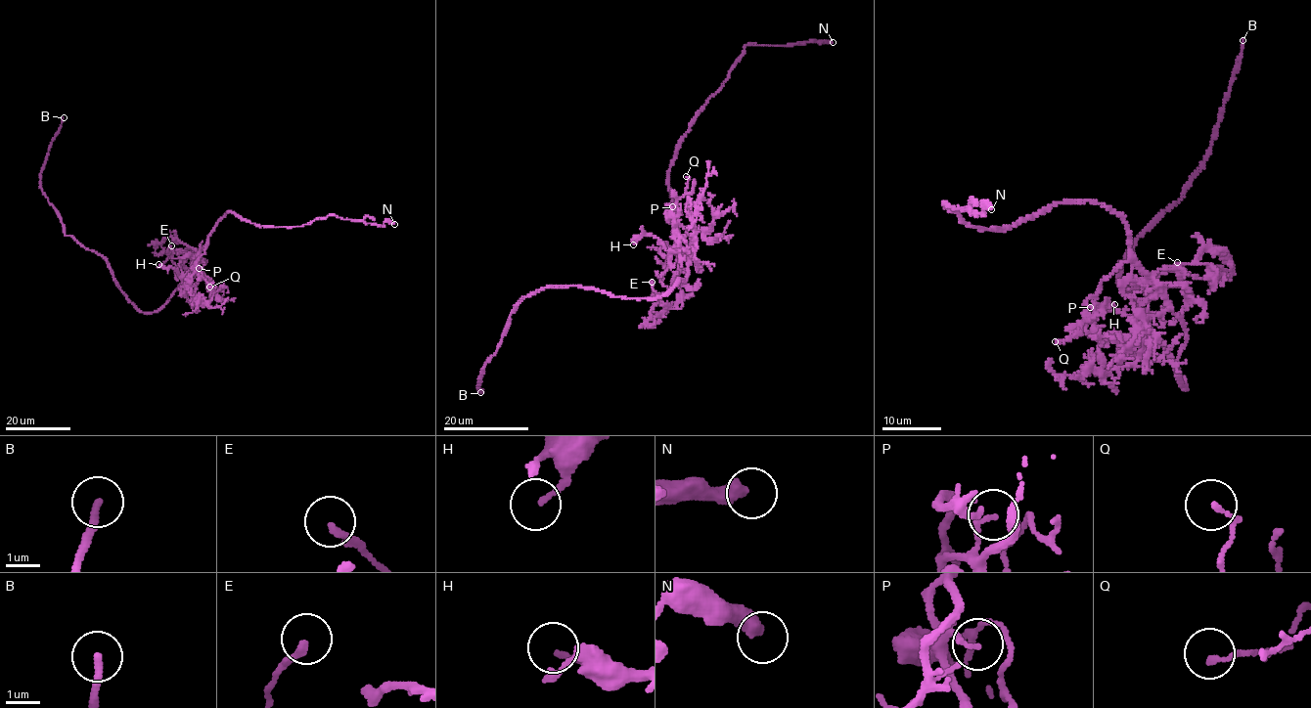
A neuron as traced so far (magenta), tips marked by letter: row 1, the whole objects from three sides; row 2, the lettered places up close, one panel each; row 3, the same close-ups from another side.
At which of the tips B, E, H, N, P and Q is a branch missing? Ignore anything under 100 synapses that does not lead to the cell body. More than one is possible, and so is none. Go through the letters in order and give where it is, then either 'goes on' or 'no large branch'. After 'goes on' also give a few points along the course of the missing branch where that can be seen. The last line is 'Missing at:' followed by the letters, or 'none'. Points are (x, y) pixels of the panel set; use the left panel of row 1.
B: (64, 117) | goes on | (64, 117), (71, 87), (71, 80), (66, 72)
E: (171, 245) | no large branch
H: (158, 264) | no large branch
N: (394, 224) | no large branch
P: (199, 268) | no large branch
Q: (209, 287) | no large branch
Missing at: B

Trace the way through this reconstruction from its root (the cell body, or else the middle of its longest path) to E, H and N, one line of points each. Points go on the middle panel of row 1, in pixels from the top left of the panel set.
E: (685, 280), (687, 262), (679, 251), (675, 277), (681, 293), (673, 308), (663, 304), (652, 282)
H: (685, 280), (687, 262), (676, 245), (673, 250), (667, 249), (656, 238), (644, 234), (633, 244)
N: (685, 280), (688, 264), (674, 232), (668, 174), (691, 120), (722, 85), (746, 45), (833, 42)

